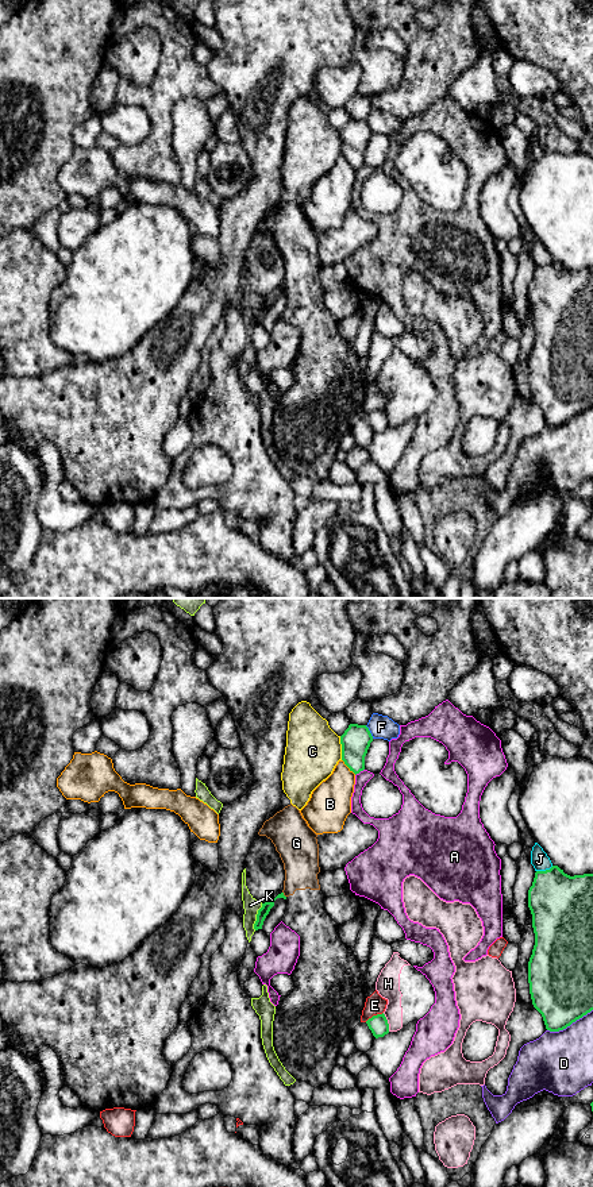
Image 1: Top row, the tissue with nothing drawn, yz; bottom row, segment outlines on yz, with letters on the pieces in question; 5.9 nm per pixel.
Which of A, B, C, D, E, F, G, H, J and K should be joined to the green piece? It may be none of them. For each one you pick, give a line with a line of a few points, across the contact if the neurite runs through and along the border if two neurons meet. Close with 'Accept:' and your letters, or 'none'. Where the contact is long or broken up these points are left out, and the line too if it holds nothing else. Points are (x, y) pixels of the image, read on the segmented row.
Accept: none

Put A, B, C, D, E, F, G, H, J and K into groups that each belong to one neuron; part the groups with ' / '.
A / B / C / D / E / F / G / H / J / K

